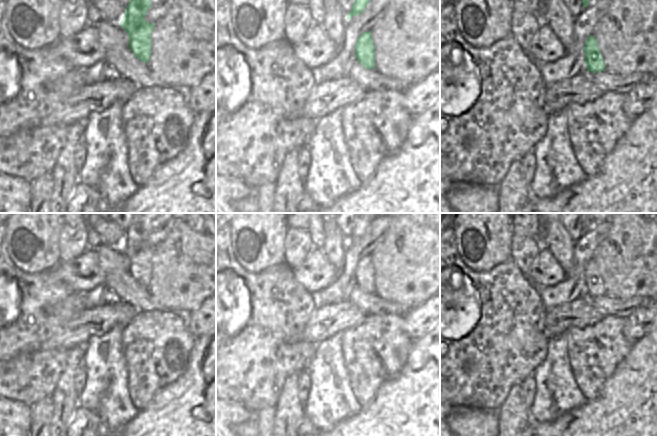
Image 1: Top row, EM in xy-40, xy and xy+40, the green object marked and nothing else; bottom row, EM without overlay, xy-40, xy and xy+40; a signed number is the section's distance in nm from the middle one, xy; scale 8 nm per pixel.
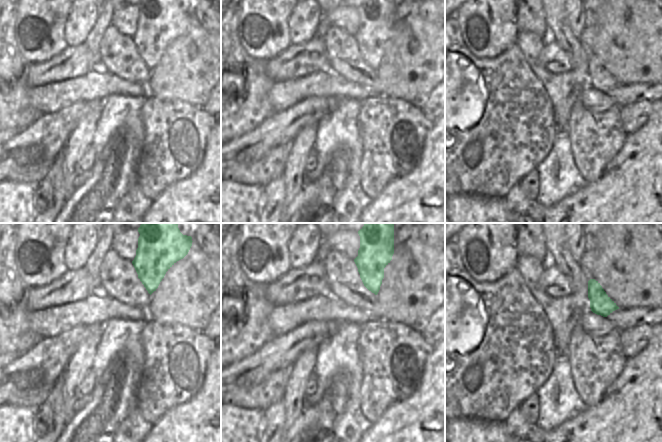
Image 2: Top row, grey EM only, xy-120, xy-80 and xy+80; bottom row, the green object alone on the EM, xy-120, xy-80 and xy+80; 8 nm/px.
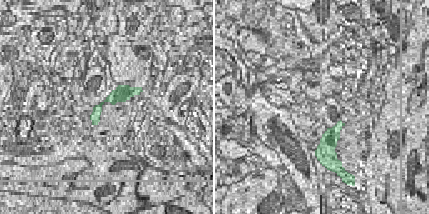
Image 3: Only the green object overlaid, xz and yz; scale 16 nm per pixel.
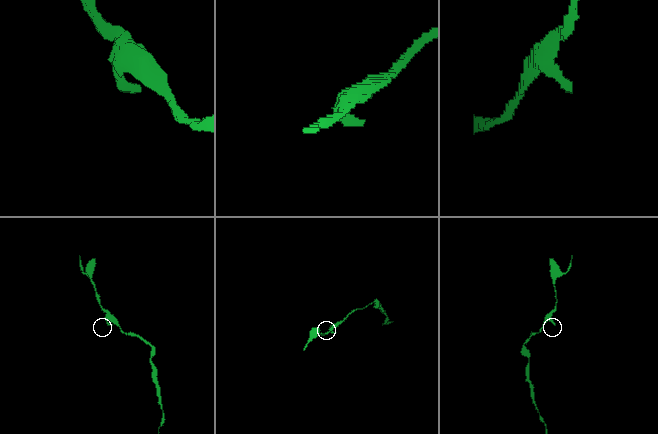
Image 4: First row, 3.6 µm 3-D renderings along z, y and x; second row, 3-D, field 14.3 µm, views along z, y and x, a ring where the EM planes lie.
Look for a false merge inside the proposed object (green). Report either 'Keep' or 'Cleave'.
Keep.

